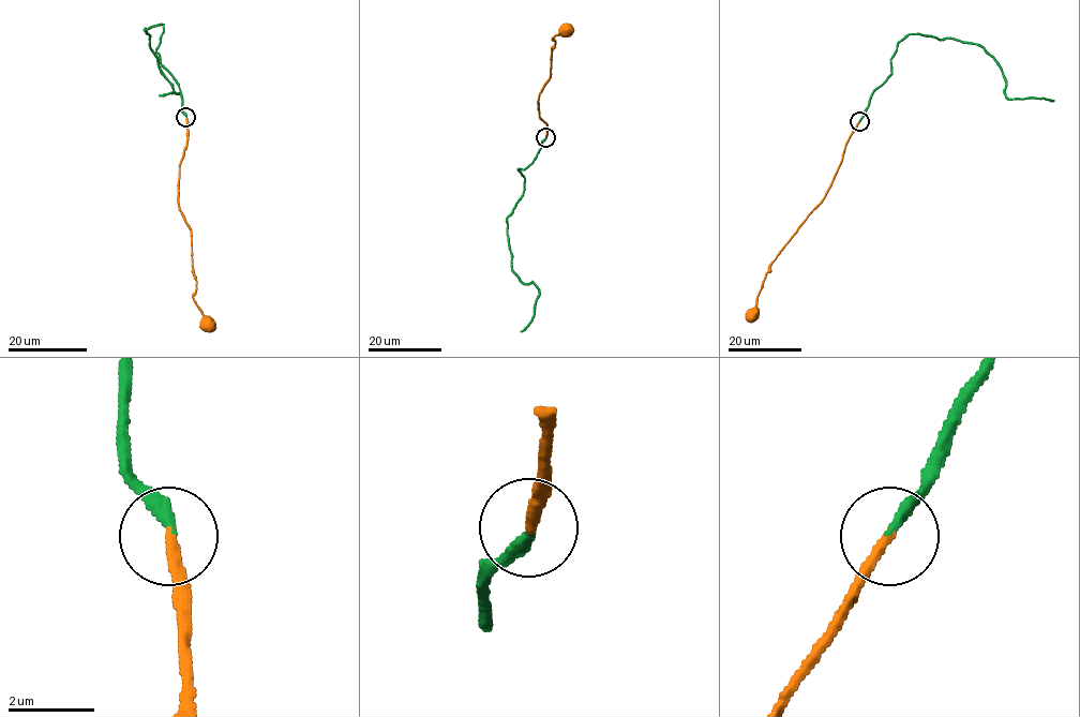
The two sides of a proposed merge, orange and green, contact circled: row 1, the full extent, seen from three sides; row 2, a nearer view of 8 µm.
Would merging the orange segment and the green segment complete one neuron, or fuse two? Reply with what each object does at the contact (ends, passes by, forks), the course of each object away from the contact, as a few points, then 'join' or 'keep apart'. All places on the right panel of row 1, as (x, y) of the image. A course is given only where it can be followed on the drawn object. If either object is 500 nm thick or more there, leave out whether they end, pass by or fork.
orange ends; green ends; course orange (859, 120), (824, 199), (771, 264), (754, 315), (748, 322); course green (859, 120), (873, 92), (891, 73), (896, 45), (910, 34), (979, 44), (1000, 69), (1005, 95), (1053, 101); keep apart

